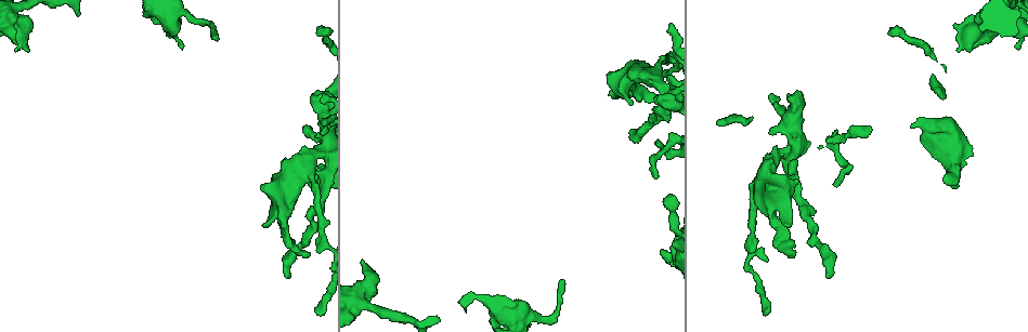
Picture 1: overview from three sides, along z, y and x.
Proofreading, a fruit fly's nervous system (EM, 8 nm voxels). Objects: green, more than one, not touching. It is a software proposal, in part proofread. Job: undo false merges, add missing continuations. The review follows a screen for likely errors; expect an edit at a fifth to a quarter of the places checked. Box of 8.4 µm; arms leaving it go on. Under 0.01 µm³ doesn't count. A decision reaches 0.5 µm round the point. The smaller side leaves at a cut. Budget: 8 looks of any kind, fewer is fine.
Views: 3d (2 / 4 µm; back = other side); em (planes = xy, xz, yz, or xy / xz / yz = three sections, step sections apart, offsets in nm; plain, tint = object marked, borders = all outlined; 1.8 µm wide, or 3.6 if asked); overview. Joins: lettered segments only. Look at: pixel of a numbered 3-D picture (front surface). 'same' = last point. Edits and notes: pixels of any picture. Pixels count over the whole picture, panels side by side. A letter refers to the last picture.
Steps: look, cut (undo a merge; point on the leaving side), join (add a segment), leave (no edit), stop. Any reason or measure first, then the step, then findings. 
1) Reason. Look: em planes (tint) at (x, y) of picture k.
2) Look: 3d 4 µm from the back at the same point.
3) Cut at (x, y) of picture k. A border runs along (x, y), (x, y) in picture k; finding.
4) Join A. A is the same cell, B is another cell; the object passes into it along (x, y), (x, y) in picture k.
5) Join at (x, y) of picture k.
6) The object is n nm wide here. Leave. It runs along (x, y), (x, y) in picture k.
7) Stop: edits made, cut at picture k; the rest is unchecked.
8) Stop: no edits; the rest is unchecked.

An open end. Look: 3d 4 µm at (213, 38) of picture 1.

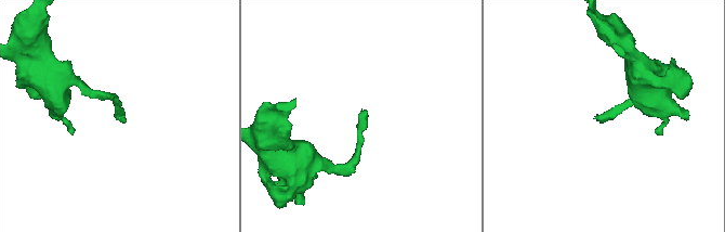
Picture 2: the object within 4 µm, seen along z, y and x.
Now the EM. Look: em planes (borders) at (597, 119) of picture 2.

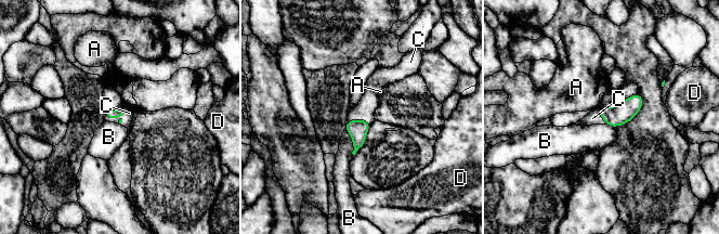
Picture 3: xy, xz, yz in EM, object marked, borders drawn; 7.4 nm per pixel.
Join C. C is the same cell, A, B and D are other cells; the object passes into it along (120, 112), (117, 116), (127, 119) in picture 3; it goes on there.

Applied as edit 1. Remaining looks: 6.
Branch stops here. Look: em planes (borders) at (829, 276) of picture 1.

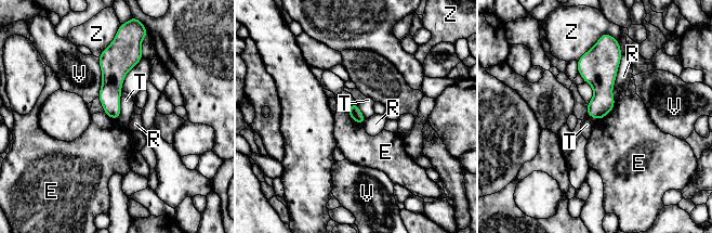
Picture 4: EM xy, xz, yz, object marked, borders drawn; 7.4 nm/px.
Leave. E, R, T, V and Z are other cells; none of them fits.

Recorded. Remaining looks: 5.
An open end. Look: em xy step 16 (tint) at (655, 177) of picture 1.

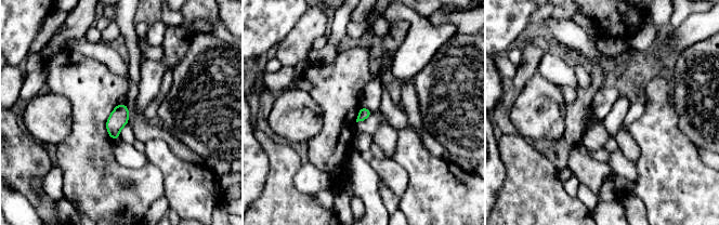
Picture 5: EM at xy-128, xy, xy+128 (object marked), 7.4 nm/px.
Look: em planes (borders) at the same point.

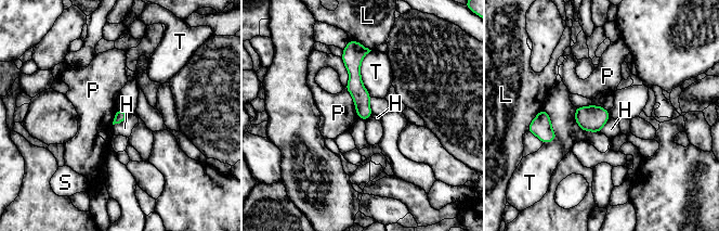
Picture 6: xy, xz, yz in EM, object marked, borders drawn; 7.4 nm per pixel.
Leave. H, L, P, S and T are other cells; a border runs along (129, 115), (123, 120), (113, 125) in picture 6; no lettered segment goes on from it.

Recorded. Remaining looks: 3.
Stop: edits made, join at picture 3; the rest is unchecked.

